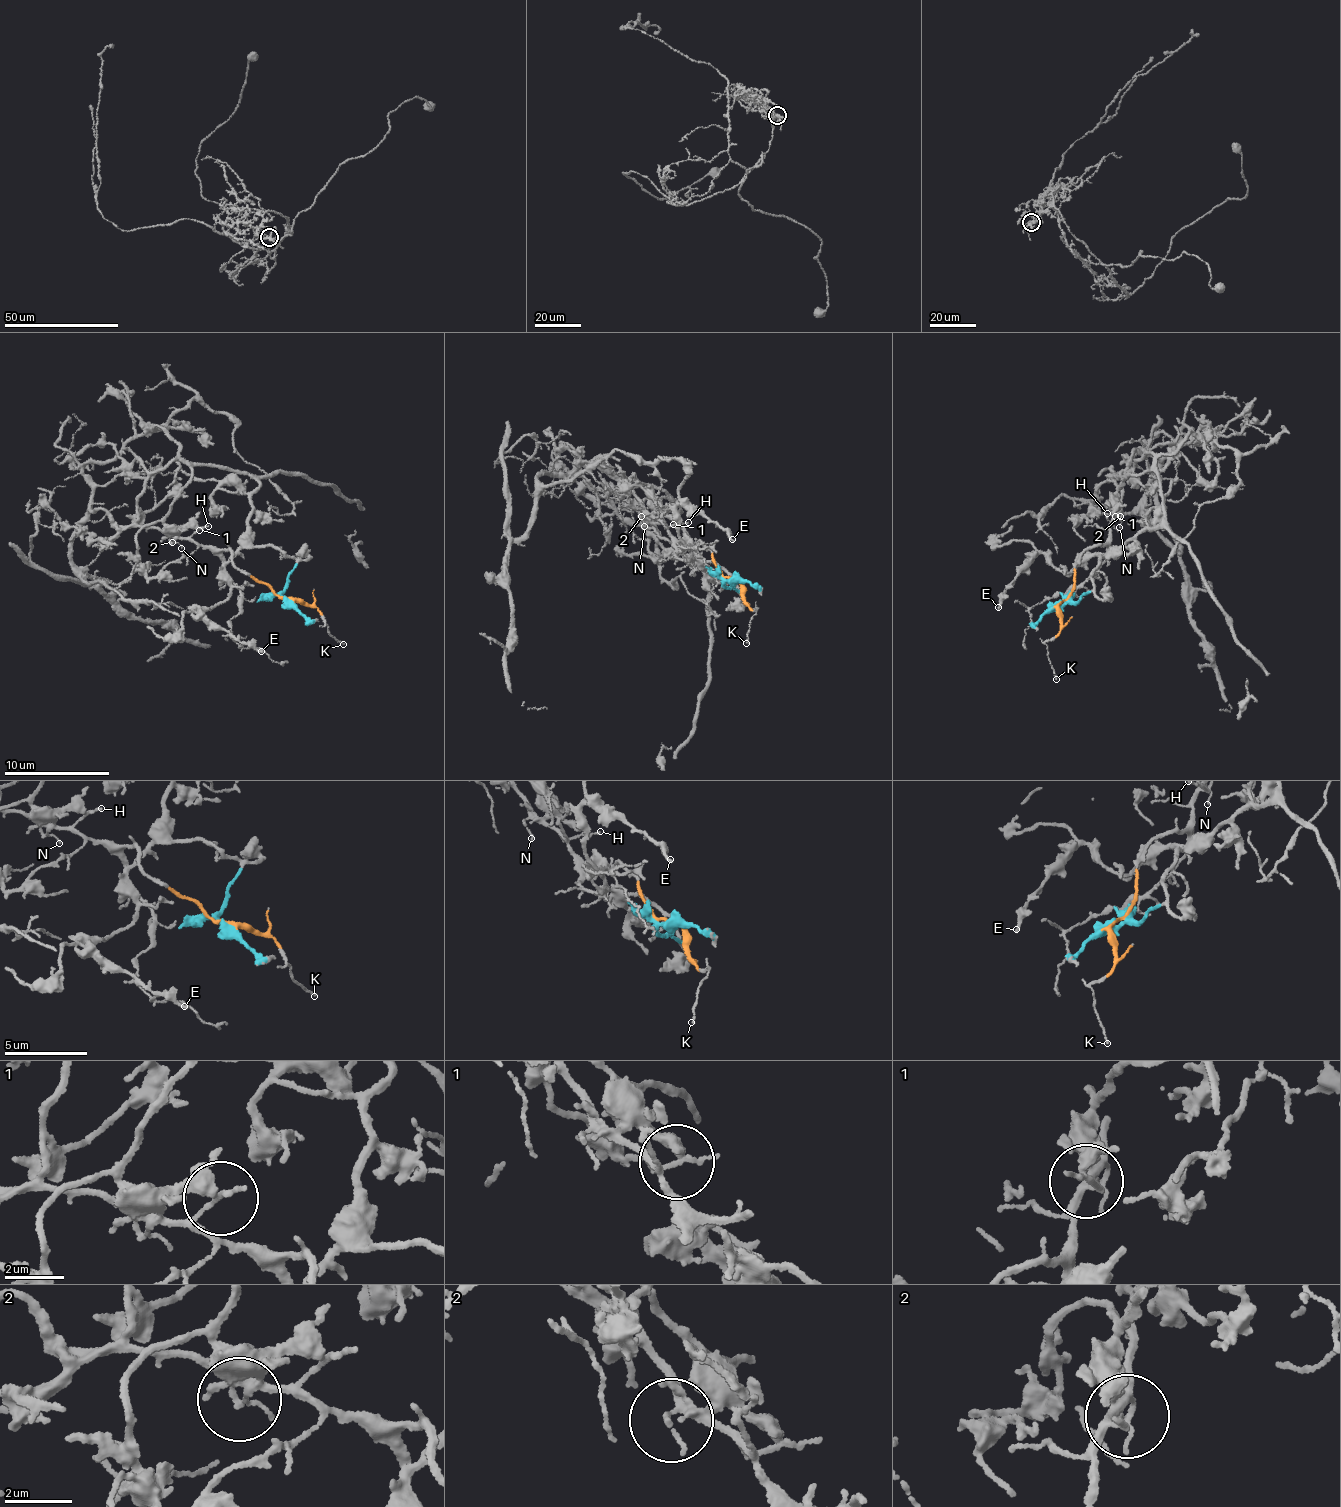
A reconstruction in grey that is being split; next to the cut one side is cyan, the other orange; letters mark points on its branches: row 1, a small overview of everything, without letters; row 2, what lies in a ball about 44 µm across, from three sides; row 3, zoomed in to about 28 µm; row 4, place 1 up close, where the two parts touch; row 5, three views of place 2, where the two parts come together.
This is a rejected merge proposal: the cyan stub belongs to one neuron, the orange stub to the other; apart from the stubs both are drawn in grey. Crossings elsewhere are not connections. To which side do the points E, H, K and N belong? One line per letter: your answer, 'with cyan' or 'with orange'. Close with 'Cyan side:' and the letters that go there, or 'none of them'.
E: with cyan
H: with orange
K: with orange
N: with orange
Cyan side: E

